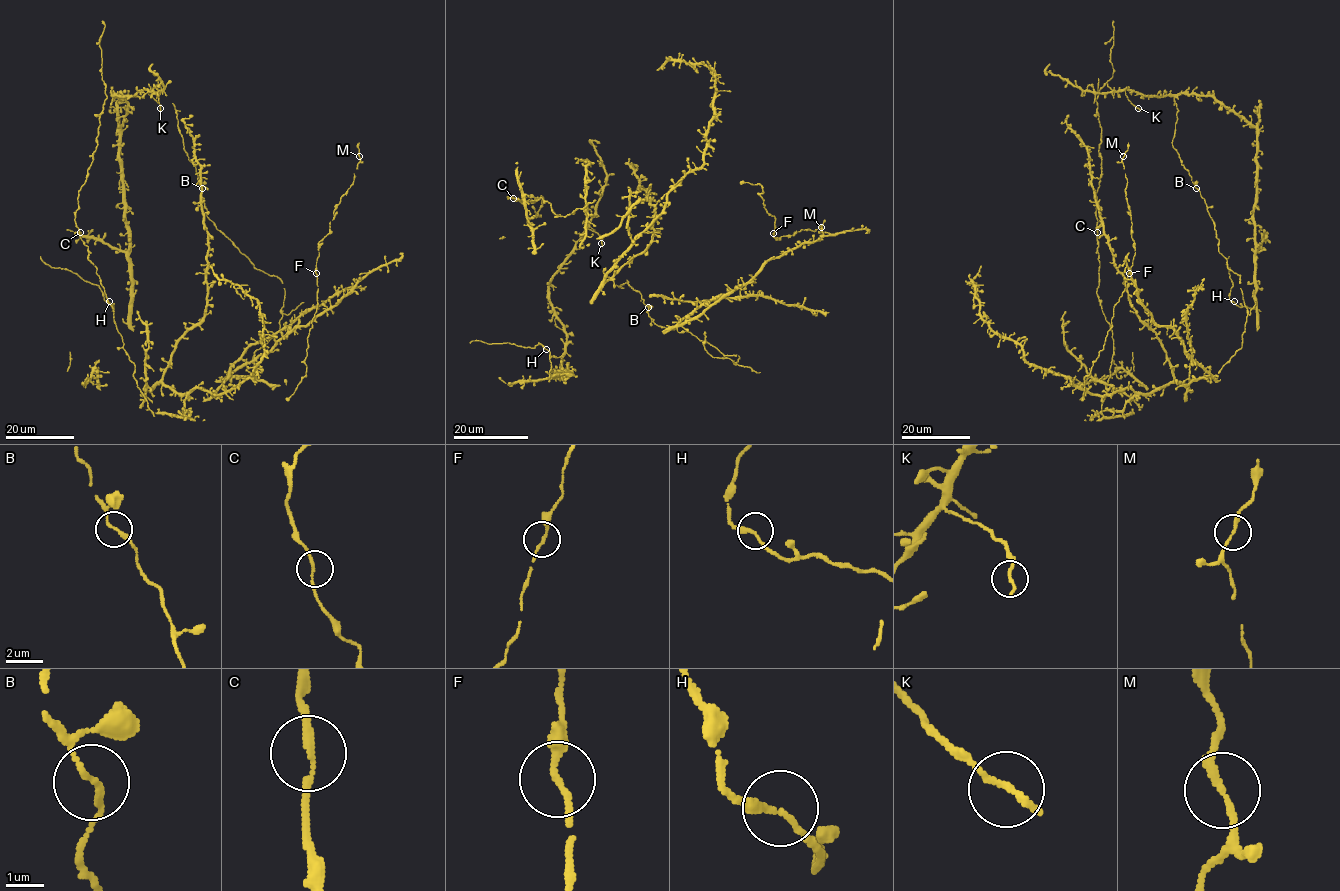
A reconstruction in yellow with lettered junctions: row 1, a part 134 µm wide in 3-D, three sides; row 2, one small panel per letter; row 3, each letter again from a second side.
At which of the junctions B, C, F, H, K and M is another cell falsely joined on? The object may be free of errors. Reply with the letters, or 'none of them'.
none of them

